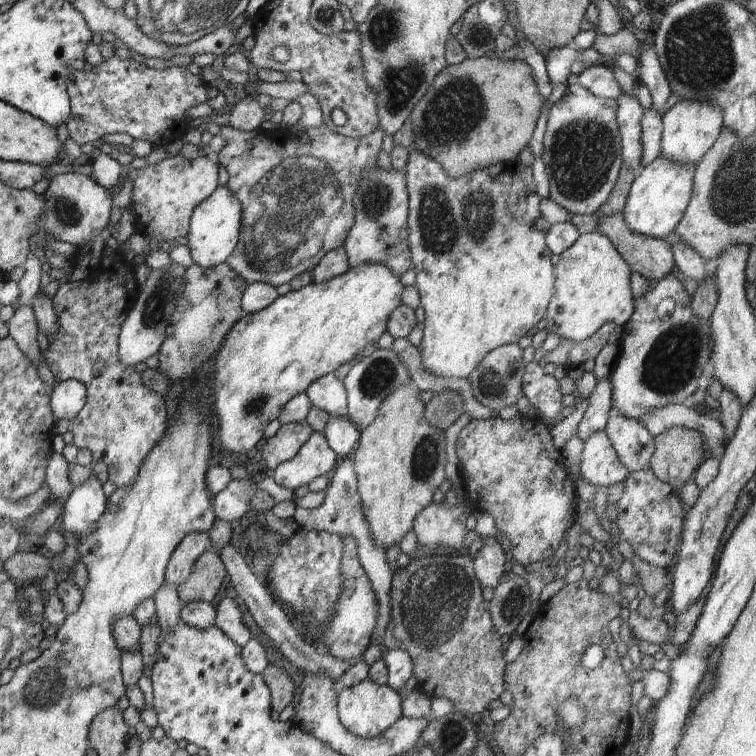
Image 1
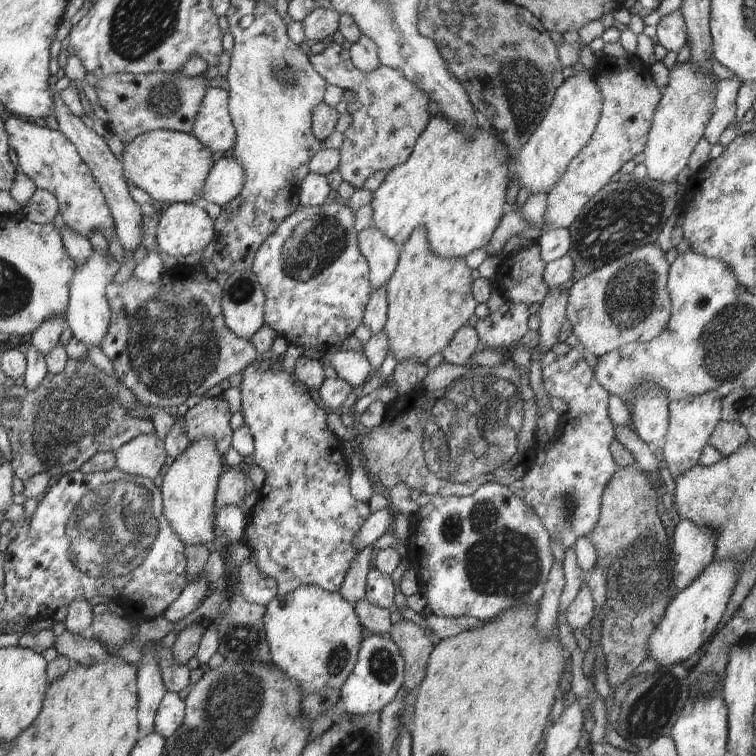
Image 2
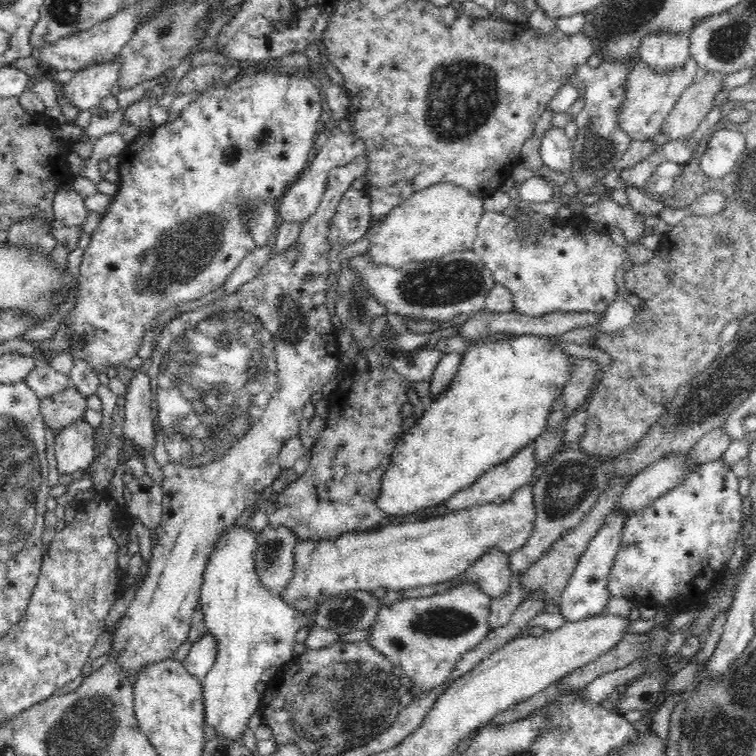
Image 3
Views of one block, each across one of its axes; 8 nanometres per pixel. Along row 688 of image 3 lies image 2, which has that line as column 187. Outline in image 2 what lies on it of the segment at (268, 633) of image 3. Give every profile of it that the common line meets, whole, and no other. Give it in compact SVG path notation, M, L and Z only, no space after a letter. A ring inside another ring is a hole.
M175 203L161 211L156 242L161 252L174 258L204 252L214 238L214 221L201 203Z

